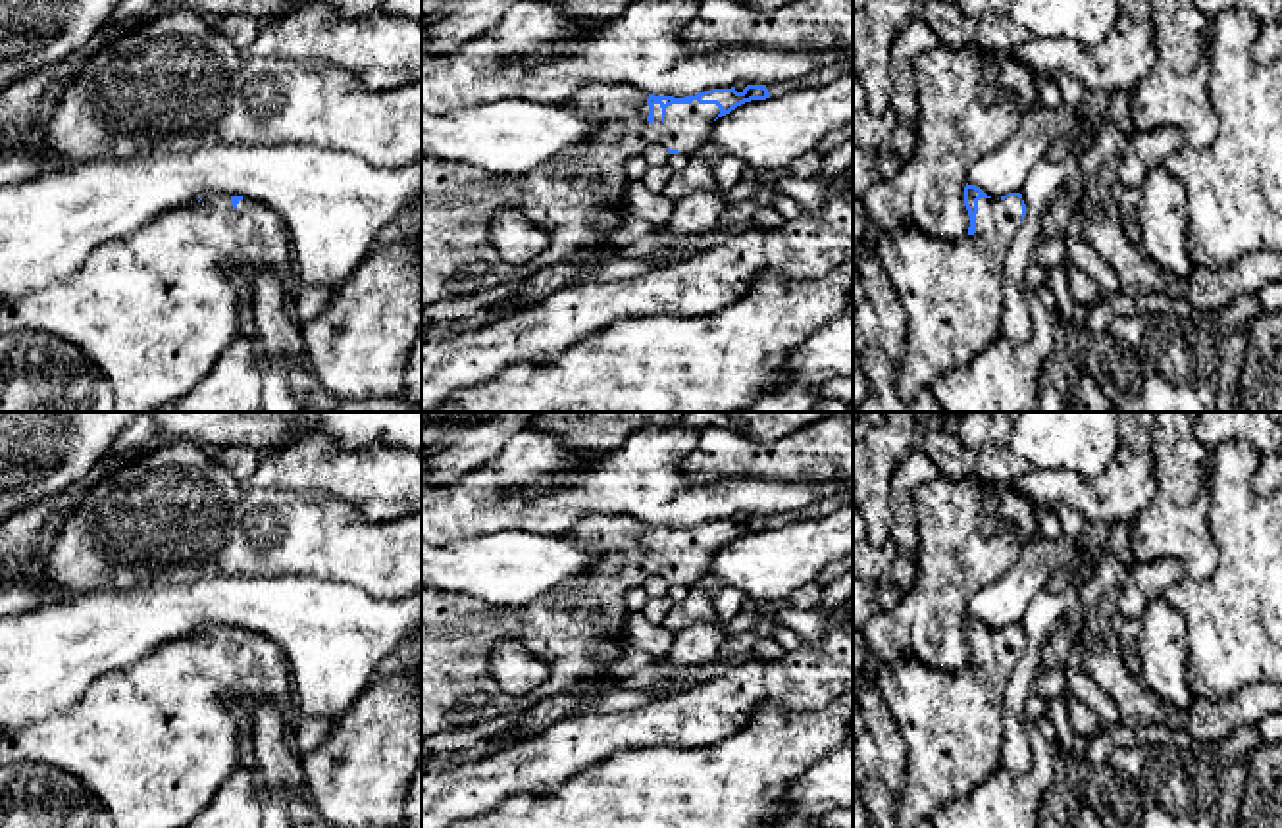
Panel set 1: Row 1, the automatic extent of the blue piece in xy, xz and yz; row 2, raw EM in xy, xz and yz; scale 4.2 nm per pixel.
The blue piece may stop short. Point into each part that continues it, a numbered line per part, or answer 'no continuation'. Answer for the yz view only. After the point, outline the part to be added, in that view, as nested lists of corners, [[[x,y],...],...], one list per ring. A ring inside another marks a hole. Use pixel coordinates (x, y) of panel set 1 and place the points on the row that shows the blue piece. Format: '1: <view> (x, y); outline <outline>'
1: yz (951, 291); outline [[[980,198],[976,233],[957,241],[918,229],[882,233],[876,252],[907,314],[907,345],[897,368],[897,395],[910,401],[943,374],[970,364],[1003,337],[1003,266],[1022,221],[1022,198]]]

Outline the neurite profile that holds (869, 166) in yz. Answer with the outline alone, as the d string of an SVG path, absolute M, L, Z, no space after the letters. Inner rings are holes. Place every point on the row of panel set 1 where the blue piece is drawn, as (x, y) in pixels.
M853 142L853 304L866 304L866 295L859 270L859 246L864 243L868 214L864 210L864 193L901 169L897 156L864 150Z

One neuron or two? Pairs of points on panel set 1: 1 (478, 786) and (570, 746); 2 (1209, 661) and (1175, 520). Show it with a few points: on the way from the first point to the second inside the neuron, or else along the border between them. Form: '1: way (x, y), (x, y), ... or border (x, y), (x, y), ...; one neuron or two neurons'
1: way (501, 775), (516, 775), (524, 767), (547, 759); one neuron
2: border (1213, 538), (1217, 567), (1204, 578), (1186, 578); two neurons

